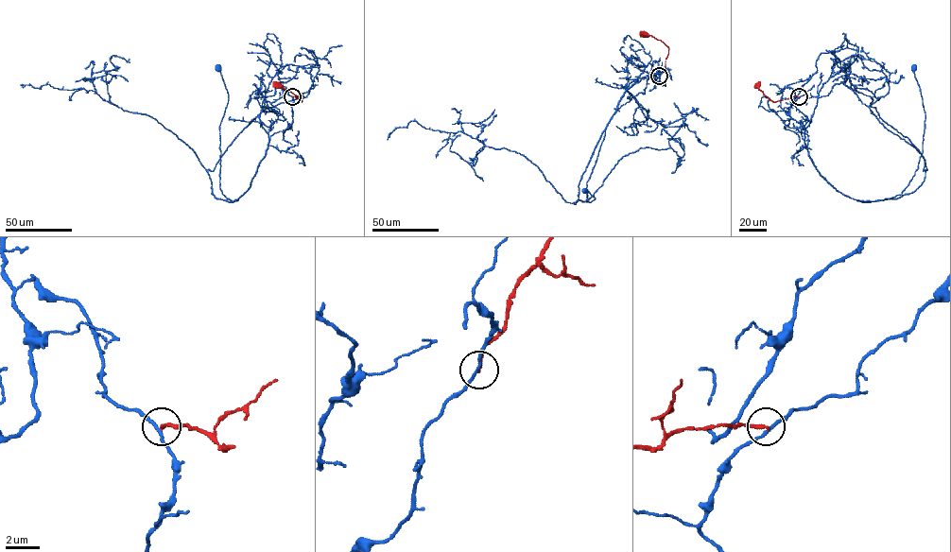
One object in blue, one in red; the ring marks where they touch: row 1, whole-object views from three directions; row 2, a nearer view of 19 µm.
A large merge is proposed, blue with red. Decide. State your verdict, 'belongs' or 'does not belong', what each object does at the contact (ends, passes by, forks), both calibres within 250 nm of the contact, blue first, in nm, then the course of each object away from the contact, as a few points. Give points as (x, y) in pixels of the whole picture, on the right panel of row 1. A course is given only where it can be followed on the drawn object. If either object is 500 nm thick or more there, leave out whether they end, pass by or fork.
does not belong; blue passes by; red ends there; 160 nm thick on the blue side, 190 nm on the other; blue runs (799, 96), (820, 173), (852, 198), (890, 198), (923, 152), (913, 68); red runs (799, 96), (773, 102), (758, 89), (757, 82)

